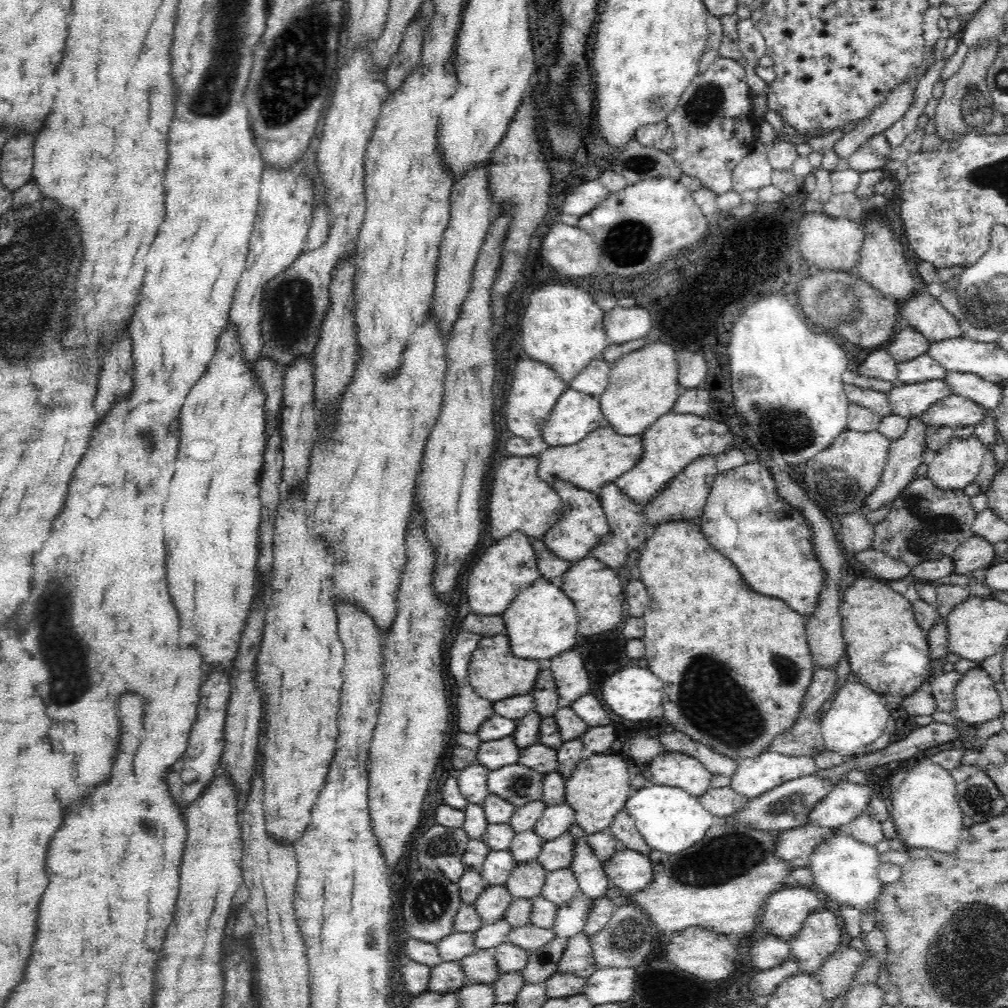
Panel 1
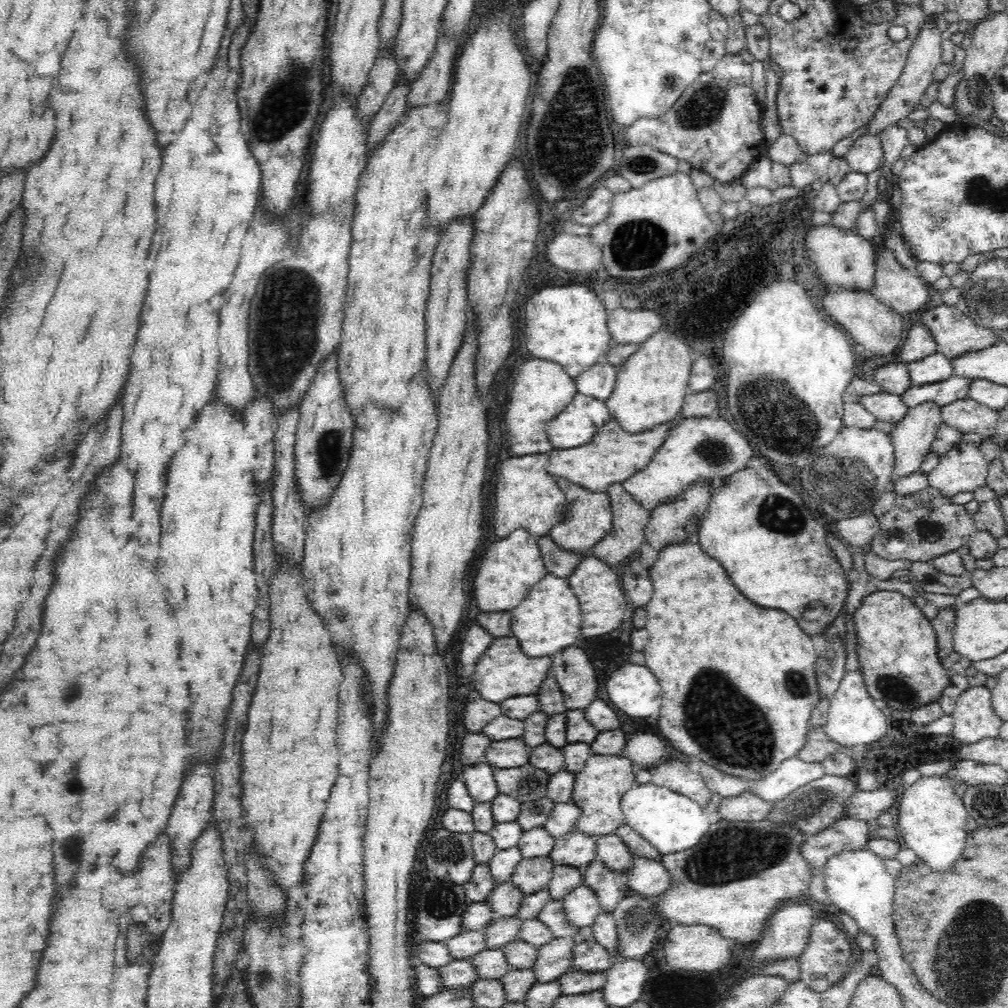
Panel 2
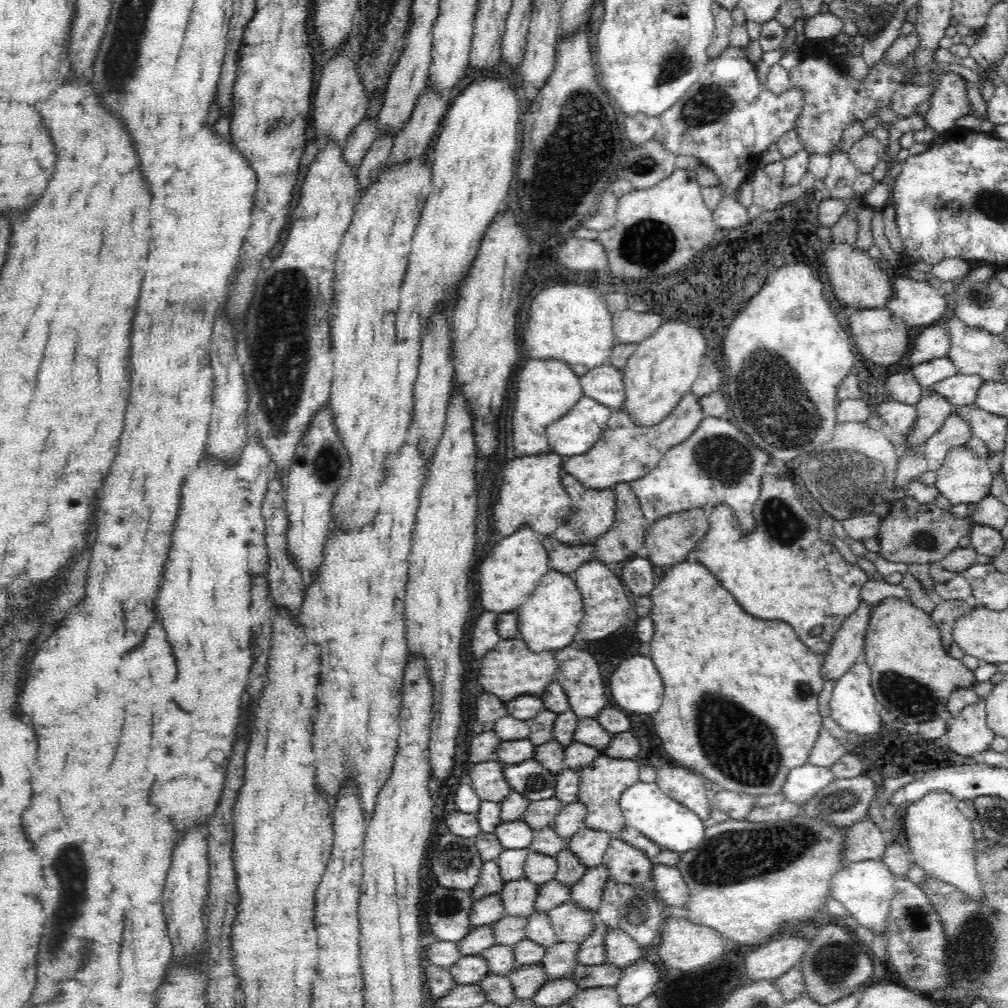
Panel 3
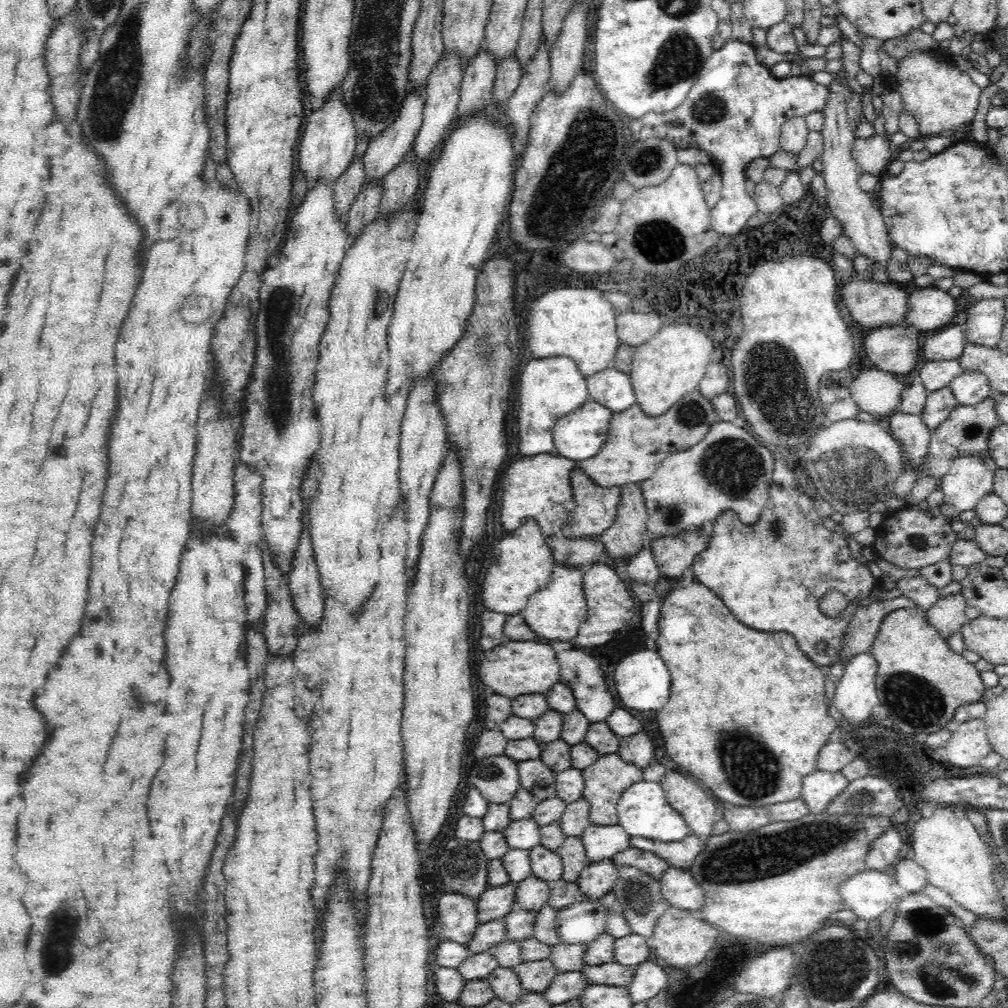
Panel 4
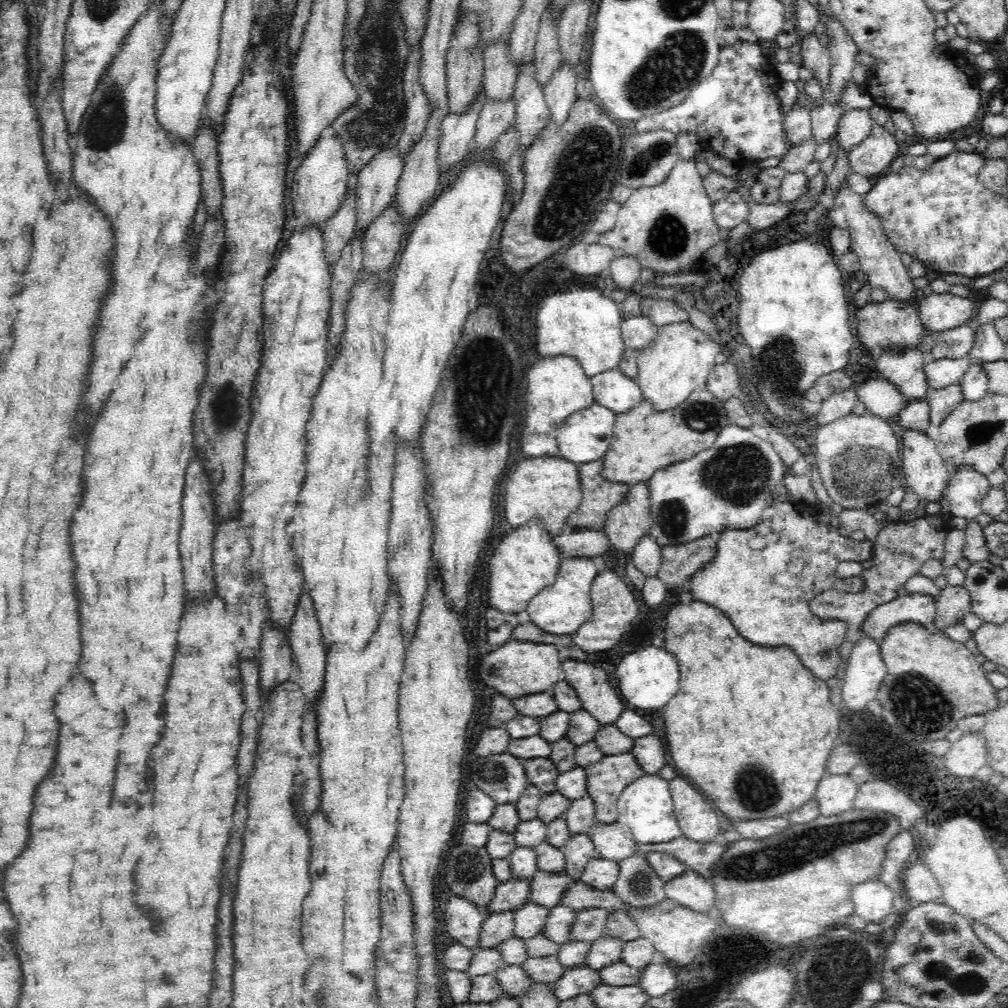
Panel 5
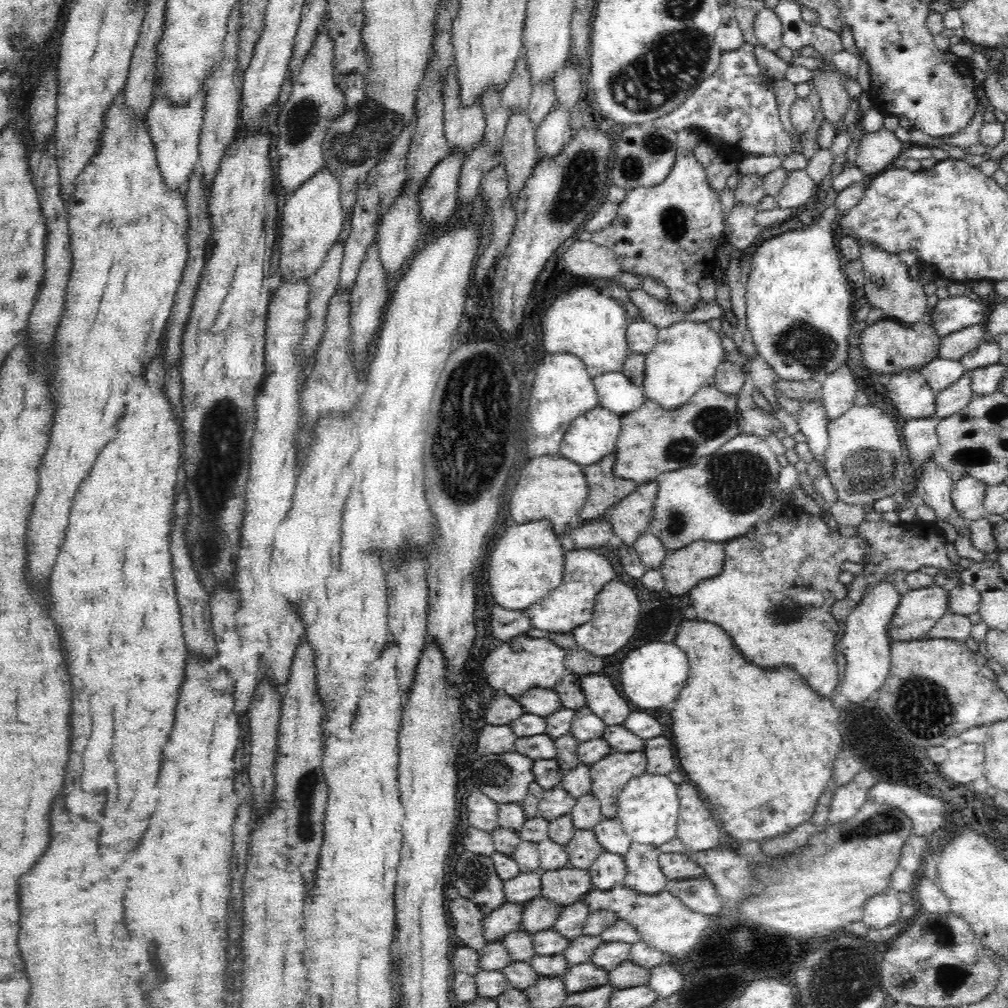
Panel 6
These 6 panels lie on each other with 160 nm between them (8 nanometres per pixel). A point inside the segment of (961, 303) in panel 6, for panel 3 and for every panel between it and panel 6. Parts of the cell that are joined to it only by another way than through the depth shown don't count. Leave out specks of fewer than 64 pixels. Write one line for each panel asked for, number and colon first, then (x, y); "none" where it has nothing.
3: (917, 303)
4: (931, 308)
5: (939, 312)

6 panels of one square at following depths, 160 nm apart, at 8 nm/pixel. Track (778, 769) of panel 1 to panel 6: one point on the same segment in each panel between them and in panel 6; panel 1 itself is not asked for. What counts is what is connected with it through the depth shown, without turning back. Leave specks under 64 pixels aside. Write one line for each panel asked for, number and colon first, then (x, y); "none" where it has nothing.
2: (794, 773)
3: (804, 782)
4: (818, 790)
5: (835, 794)
6: (847, 799)

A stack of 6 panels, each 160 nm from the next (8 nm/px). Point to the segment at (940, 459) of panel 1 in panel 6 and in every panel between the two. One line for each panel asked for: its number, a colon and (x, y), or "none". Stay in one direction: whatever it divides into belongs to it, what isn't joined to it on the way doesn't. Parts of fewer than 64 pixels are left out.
2: (963, 468)
3: (964, 478)
4: (969, 480)
5: (966, 489)
6: (968, 494)

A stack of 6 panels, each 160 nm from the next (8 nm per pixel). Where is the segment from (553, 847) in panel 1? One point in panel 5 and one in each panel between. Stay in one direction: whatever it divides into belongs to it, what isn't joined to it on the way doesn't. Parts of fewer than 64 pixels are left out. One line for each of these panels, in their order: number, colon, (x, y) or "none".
2: (576, 849)
3: (588, 845)
4: (601, 843)
5: (613, 841)

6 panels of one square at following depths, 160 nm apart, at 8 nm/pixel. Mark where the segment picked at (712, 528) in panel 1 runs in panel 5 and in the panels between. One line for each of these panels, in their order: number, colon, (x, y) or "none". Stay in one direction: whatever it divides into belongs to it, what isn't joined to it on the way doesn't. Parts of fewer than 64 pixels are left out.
2: (757, 527)
3: (782, 571)
4: (774, 584)
5: (763, 578)

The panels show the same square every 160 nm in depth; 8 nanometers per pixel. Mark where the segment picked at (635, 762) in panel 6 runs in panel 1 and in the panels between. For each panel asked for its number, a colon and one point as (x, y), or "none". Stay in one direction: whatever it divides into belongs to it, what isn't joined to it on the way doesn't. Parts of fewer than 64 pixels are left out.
1: (598, 789)
2: (598, 788)
3: (603, 781)
4: (605, 780)
5: (606, 779)

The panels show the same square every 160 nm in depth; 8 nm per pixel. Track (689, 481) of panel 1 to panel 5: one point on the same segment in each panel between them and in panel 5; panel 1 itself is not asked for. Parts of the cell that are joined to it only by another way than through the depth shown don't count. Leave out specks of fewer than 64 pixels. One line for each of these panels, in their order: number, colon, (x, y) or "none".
2: (669, 524)
3: (668, 541)
4: (674, 554)
5: (678, 563)

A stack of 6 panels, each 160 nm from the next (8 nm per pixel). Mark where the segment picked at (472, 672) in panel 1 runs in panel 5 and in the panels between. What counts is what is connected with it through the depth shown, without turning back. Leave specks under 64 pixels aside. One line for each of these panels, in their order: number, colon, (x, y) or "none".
2: (502, 672)
3: (508, 670)
4: (512, 669)
5: (518, 668)

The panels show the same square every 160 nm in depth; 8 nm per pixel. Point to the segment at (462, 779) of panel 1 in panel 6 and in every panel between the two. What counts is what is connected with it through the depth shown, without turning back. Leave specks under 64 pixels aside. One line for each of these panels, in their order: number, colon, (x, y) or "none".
2: (479, 779)
3: (487, 779)
4: (497, 778)
5: (502, 777)
6: (505, 778)

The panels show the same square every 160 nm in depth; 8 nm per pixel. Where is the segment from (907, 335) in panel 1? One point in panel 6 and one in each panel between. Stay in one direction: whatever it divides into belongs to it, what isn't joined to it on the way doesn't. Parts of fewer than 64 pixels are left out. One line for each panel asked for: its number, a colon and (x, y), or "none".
2: (919, 343)
3: (933, 342)
4: (948, 343)
5: (953, 344)
6: (955, 346)

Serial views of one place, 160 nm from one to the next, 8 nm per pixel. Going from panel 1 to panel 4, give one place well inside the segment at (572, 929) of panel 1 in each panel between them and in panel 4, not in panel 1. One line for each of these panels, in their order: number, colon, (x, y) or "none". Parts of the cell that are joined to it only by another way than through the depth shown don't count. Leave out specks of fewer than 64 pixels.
2: (582, 906)
3: (587, 892)
4: (597, 879)

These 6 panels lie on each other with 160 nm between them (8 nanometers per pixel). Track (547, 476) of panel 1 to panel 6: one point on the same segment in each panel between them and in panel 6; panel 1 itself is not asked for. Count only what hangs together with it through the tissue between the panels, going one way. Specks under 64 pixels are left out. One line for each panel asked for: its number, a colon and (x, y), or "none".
2: (613, 455)
3: (627, 451)
4: (637, 444)
5: (644, 441)
6: (652, 440)

